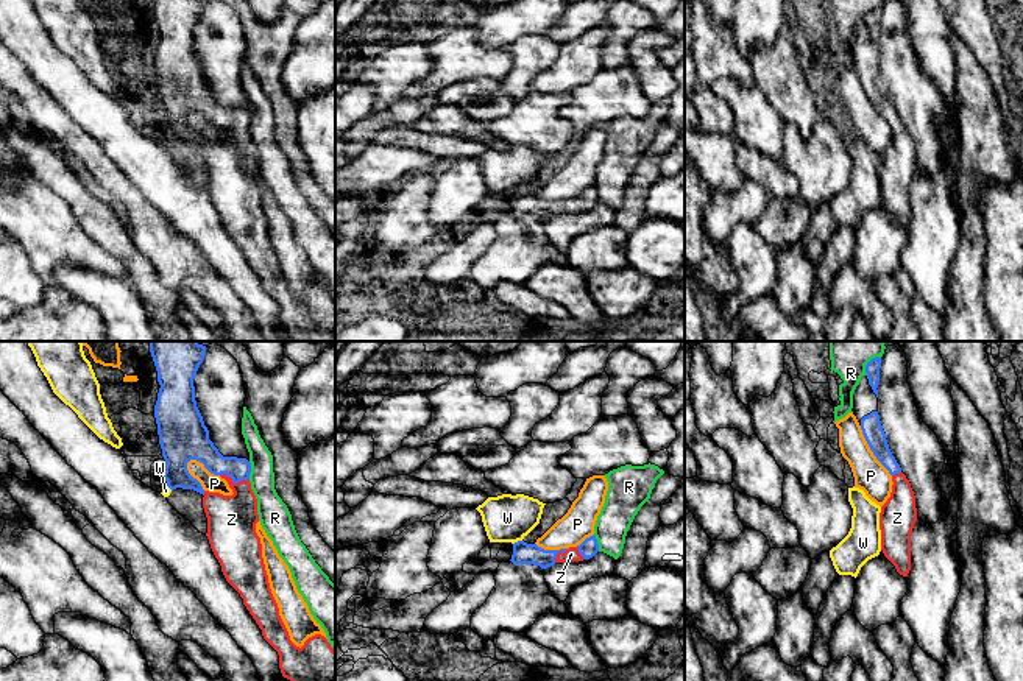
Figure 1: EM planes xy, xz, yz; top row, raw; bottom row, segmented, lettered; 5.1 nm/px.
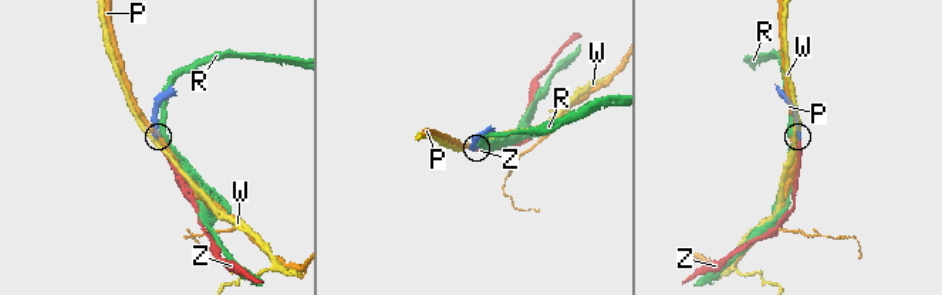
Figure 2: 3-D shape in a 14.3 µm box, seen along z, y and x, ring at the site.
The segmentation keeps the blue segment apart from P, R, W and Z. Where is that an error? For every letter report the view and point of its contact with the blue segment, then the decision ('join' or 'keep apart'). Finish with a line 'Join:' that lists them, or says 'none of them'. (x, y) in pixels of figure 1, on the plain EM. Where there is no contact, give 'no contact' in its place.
P: meets blue in xy at (203, 114); keep apart
R: meets blue in xy at (250, 122); keep apart
W: meets blue in xz at (518, 192); keep apart
Z: meets blue in xy at (234, 133); join
Join: Z

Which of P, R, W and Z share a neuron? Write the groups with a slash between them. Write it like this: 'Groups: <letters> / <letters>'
Groups: P / R / W / Z

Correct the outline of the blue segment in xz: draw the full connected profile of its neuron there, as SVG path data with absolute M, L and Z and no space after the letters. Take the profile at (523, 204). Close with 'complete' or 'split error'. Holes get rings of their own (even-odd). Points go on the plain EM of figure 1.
M596 187L586 189L580 196L560 199L560 201L544 201L536 195L527 195L518 192L513 195L513 215L533 215L541 220L547 220L555 213L583 212L593 209L599 203L599 195Z; split error

